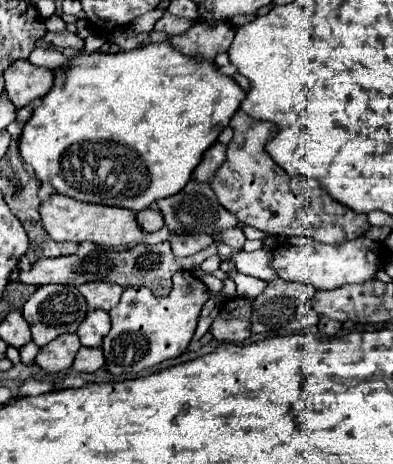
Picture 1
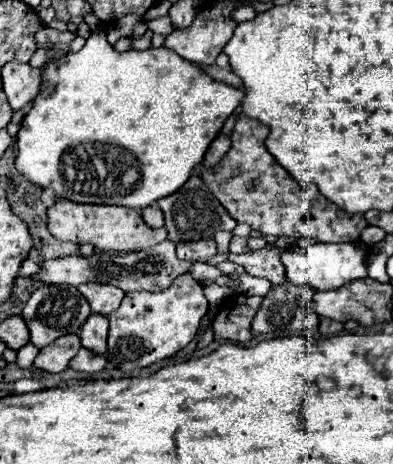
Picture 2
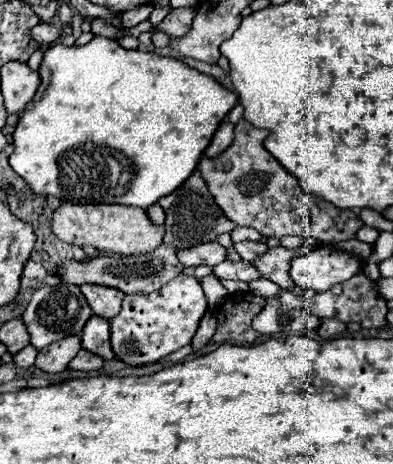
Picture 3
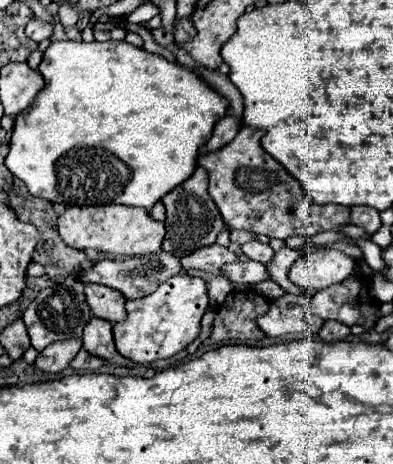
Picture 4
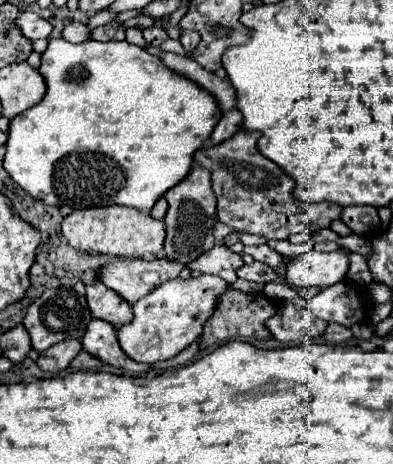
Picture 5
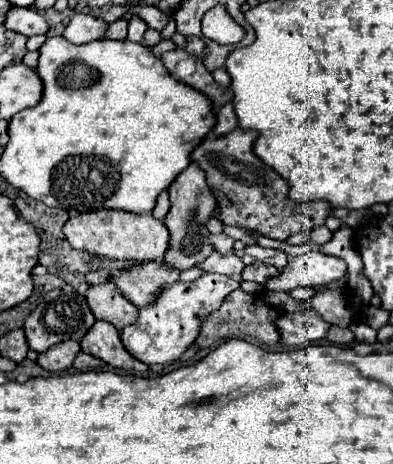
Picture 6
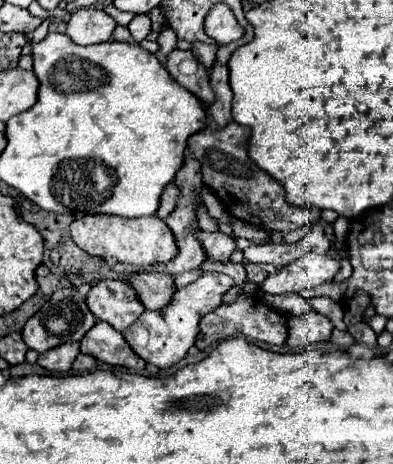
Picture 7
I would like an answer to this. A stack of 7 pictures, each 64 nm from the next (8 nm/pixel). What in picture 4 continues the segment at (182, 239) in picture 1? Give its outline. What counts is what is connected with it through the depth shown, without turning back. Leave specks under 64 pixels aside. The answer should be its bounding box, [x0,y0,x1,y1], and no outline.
[180,244,238,278]

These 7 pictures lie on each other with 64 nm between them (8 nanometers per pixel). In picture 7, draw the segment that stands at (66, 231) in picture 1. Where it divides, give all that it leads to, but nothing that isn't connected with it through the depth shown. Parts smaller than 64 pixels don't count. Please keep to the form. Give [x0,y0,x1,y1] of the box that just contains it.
[70,216,178,270]

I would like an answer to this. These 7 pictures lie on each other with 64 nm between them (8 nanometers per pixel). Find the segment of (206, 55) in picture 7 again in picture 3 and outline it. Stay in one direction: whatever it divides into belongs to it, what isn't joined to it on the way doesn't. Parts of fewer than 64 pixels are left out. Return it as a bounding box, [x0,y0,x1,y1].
[160,8,194,38]

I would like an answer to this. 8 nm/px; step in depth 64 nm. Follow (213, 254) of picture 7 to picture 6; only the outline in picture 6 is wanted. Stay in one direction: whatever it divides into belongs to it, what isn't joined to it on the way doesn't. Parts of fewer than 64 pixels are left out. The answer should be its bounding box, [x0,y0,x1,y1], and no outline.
[208,234,234,254]

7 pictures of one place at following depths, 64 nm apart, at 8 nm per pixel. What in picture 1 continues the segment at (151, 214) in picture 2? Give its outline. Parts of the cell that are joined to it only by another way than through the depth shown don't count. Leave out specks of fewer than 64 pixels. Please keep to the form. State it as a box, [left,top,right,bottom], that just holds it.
[136,208,164,228]

